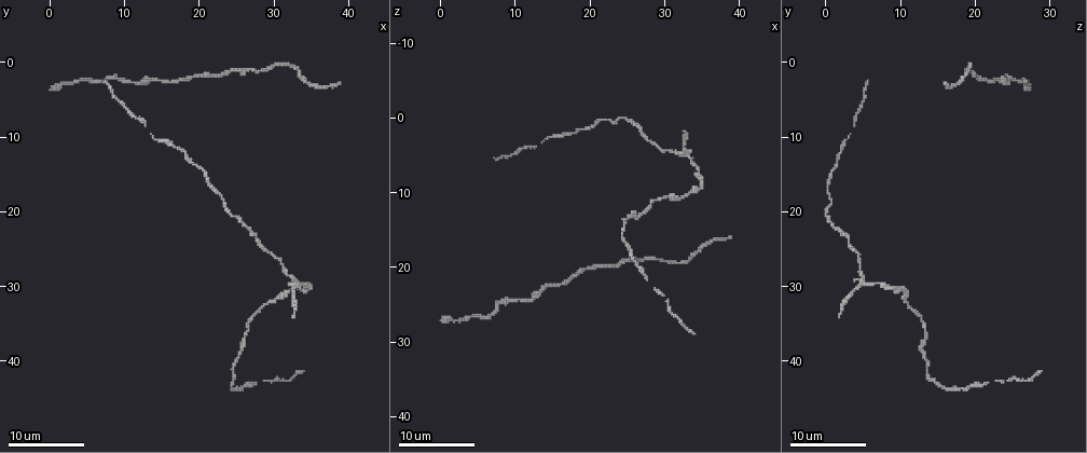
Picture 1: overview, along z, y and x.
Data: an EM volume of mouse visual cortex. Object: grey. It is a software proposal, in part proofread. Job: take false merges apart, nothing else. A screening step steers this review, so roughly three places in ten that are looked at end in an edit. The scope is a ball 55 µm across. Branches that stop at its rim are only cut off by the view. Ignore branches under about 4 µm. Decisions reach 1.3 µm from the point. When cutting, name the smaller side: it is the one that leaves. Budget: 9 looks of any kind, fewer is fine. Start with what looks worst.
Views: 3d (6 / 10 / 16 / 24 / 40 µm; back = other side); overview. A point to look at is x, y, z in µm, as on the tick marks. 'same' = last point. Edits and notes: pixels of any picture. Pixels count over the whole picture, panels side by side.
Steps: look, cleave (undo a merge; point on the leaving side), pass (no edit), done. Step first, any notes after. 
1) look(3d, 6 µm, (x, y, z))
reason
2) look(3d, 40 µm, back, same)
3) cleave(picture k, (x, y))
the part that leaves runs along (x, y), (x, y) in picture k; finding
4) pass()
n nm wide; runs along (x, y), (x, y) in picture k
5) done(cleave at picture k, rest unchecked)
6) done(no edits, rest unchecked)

look(3d, 10 µm, (33.0, 29.5, 5.0))
four or more arms meet

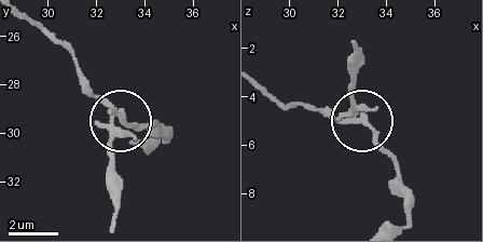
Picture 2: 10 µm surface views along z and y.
cleave(picture 2, (110, 139))
a second neuron is stuck on

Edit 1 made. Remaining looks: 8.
look(overview)

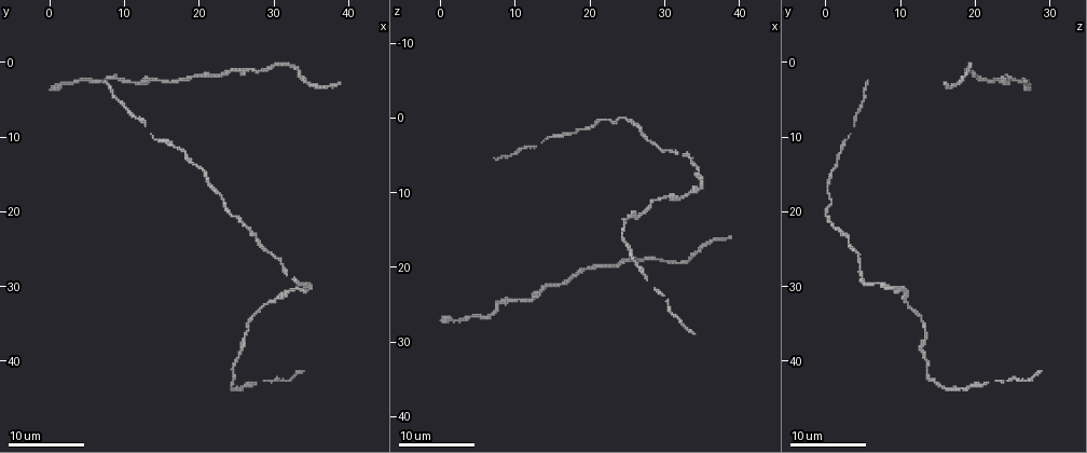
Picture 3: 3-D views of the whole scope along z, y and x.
look(3d, 10 µm, (35.0, 30.0, 8.5))
a narrow waist

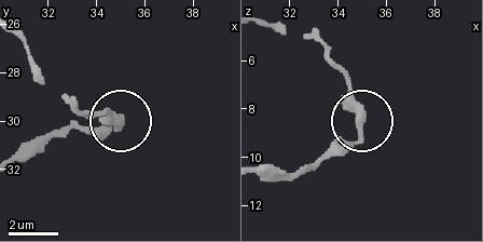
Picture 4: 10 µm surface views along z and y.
pass()
310 nm wide; runs along (259, 22), (314, 39), (347, 82), (361, 132), (316, 166) in picture 4; one neuron here

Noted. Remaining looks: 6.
look(3d, 10 µm, (14.0, 2.5, 22.5))

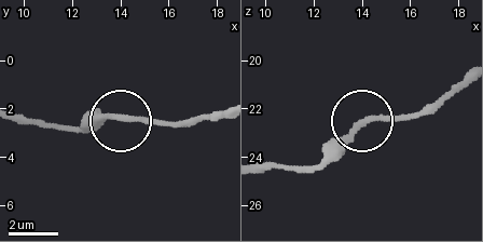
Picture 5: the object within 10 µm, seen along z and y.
pass()
one neuron here

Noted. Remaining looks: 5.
look(3d, 16 µm, (30.5, 32.0, 10.5))
thick turns thin

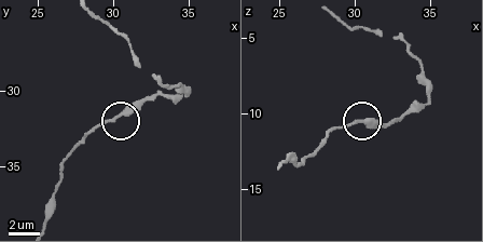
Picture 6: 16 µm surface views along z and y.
pass()
one neuron here

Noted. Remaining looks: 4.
done(cleave at picture 2, rest unchecked)

